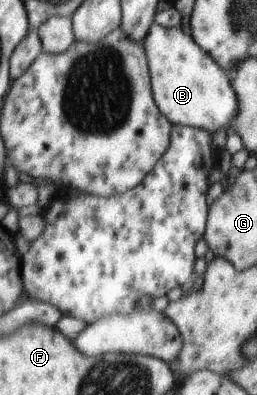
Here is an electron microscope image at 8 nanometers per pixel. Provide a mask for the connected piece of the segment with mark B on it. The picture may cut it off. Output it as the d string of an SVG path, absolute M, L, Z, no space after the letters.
M156 22L141 42L144 42L146 58L152 58L151 90L156 90L156 102L160 102L160 110L168 114L168 120L173 125L188 126L213 133L220 128L227 129L232 120L239 116L239 95L232 86L229 72L221 67L195 39L185 34L182 28L166 28Z

